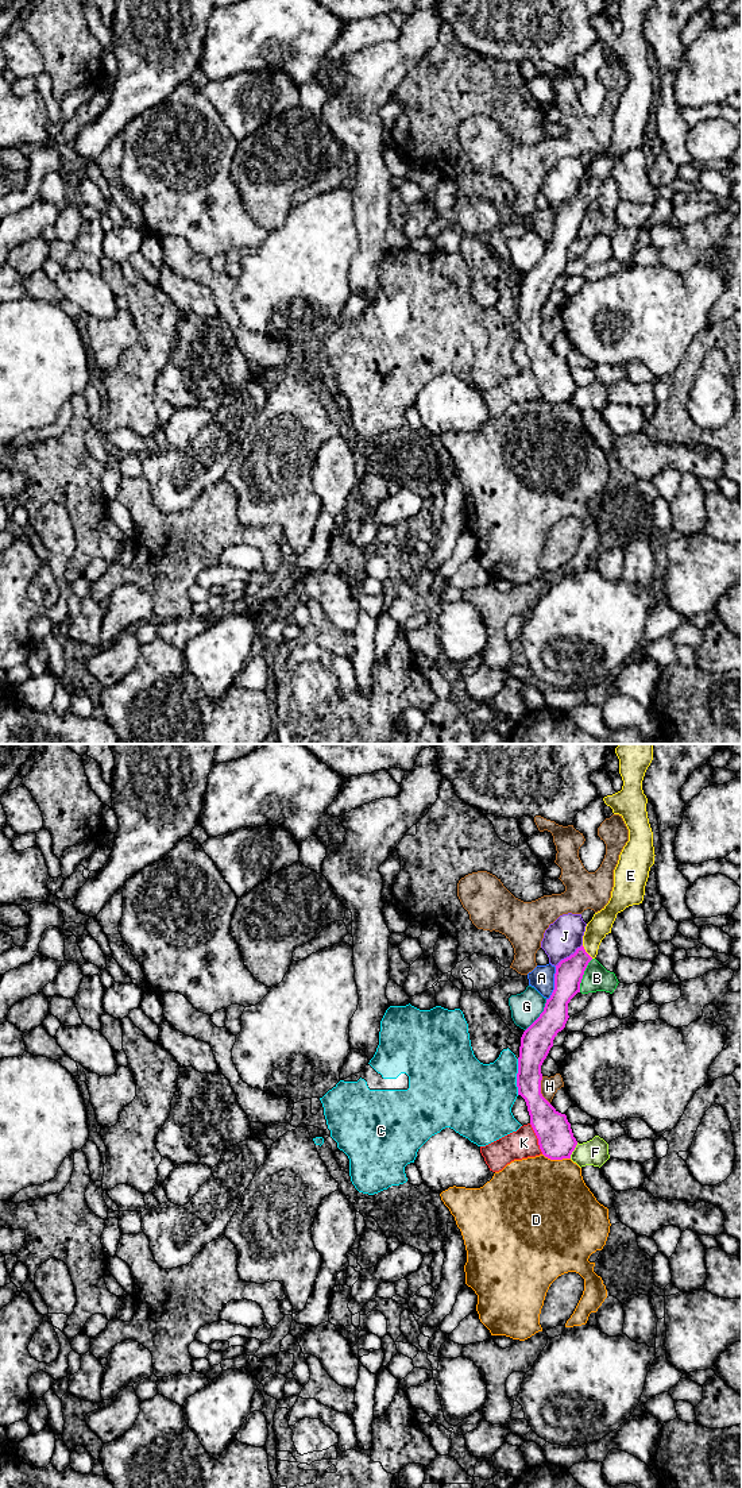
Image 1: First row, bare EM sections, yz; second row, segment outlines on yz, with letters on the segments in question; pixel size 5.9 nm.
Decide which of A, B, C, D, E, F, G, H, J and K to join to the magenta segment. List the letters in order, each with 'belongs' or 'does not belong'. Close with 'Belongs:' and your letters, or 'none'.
A: does not belong
B: does not belong
C: does not belong
D: does not belong
E: belongs
F: does not belong
G: does not belong
H: does not belong
J: does not belong
K: does not belong
Belongs: E

